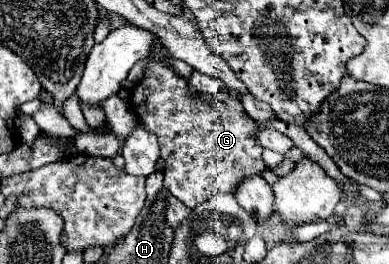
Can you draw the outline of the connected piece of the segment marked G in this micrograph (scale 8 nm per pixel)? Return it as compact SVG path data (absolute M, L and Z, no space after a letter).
M162 62L148 64L144 80L132 92L130 106L140 122L158 136L160 156L166 164L164 186L188 208L206 202L218 190L234 192L244 176L250 176L252 172L262 174L266 170L266 164L260 158L260 144L254 142L260 128L246 116L242 104L236 98L230 98L230 104L226 104L228 120L224 120L218 104L204 104L202 100L192 98L188 82Z

